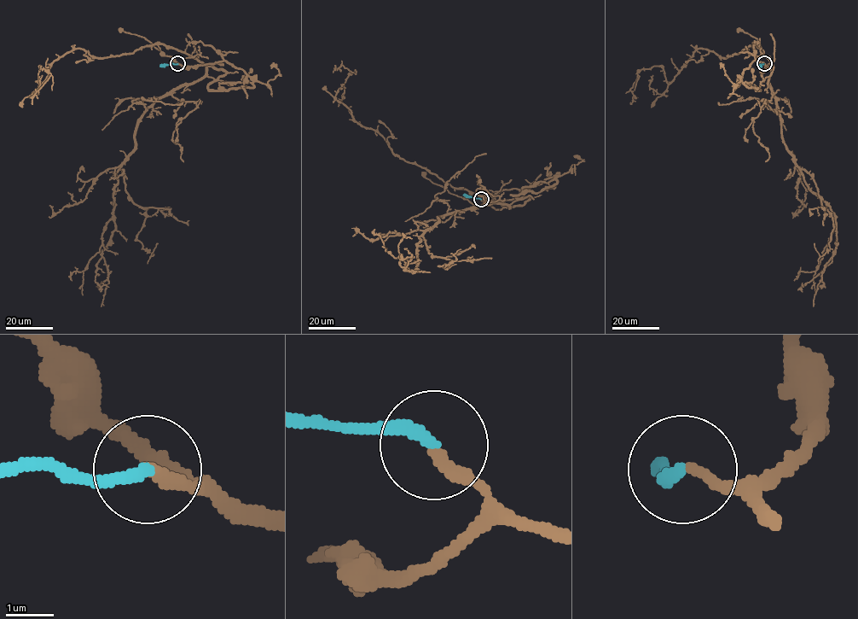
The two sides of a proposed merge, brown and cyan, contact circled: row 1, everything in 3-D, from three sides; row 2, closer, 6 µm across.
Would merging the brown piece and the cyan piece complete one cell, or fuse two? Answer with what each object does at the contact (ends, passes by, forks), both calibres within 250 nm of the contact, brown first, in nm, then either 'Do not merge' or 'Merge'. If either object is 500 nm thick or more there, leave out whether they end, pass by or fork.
At the ring brown ends. At the ring cyan ends. Thickness 240 nm (brown) against 240 nm. Merge

